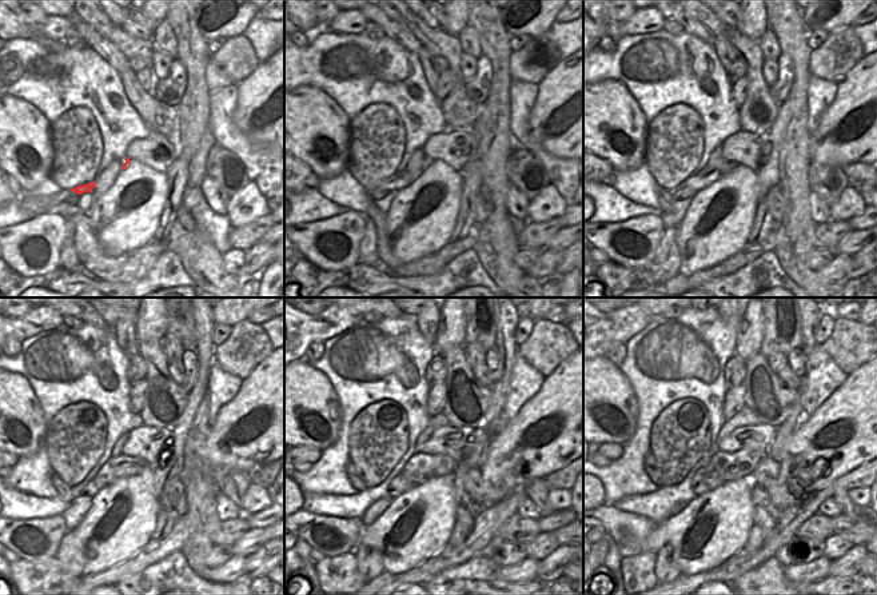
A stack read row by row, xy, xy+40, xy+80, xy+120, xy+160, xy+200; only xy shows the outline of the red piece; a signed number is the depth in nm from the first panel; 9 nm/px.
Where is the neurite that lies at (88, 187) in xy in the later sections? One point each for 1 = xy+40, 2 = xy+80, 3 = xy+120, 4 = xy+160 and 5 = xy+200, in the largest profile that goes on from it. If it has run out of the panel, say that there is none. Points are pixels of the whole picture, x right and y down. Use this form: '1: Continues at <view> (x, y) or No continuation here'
1: Continues at xy+40 (402, 179)
2: Continues at xy+80 (709, 174)
3: Continues at xy+120 (123, 466)
4: Continues at xy+160 (426, 466)
5: Continues at xy+200 (732, 466)

